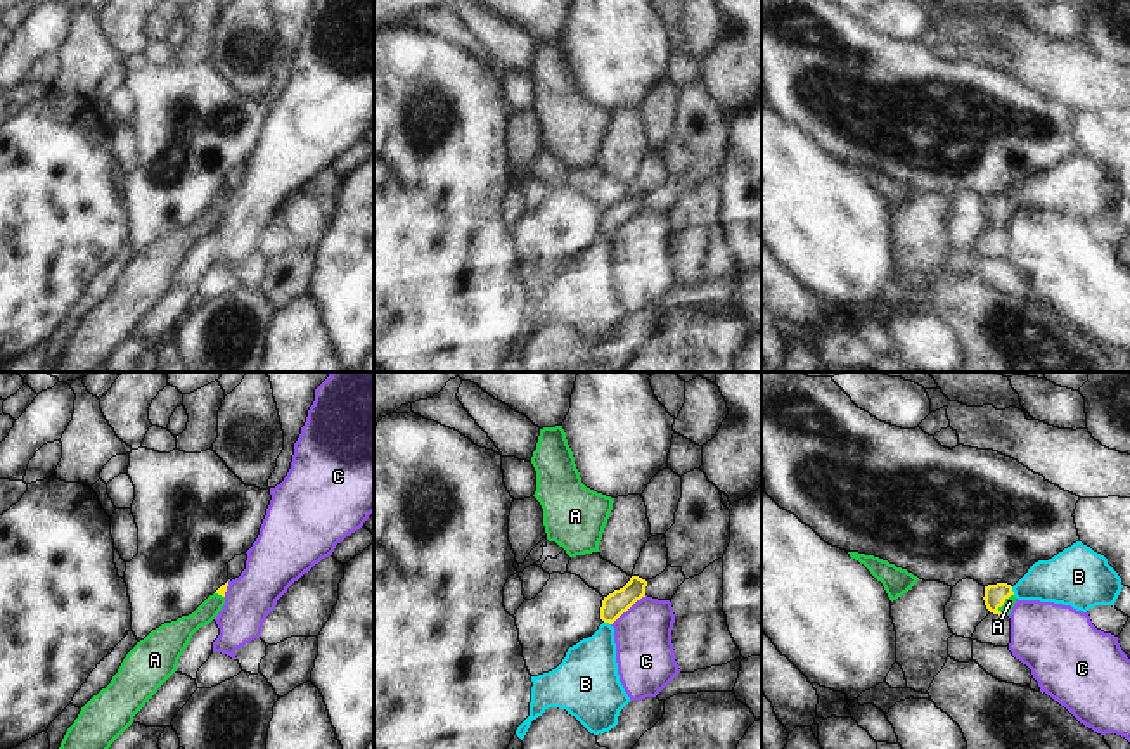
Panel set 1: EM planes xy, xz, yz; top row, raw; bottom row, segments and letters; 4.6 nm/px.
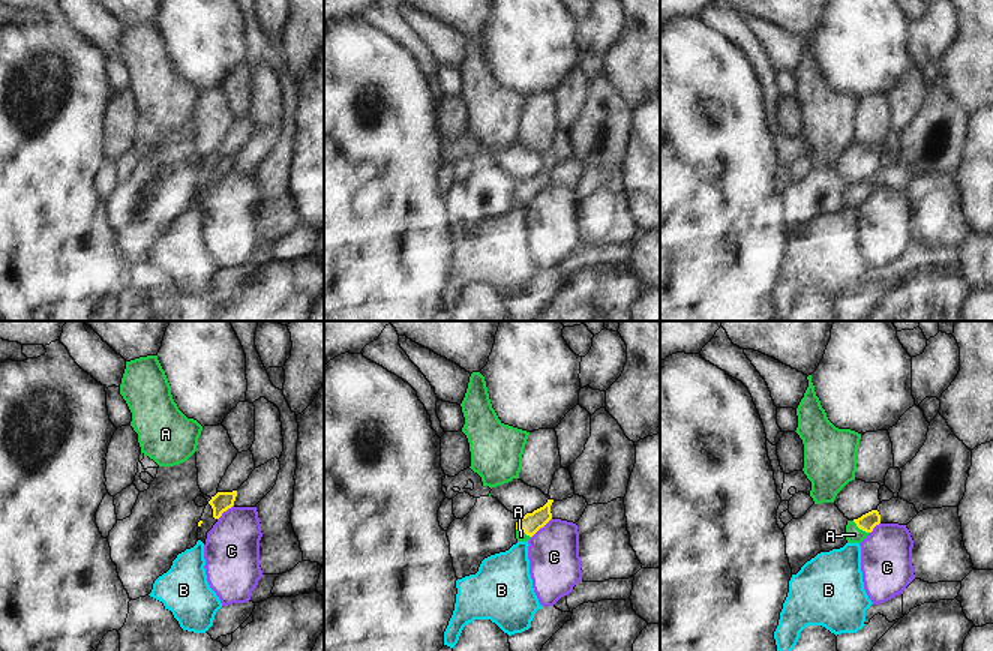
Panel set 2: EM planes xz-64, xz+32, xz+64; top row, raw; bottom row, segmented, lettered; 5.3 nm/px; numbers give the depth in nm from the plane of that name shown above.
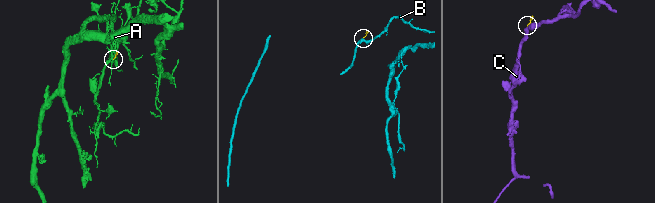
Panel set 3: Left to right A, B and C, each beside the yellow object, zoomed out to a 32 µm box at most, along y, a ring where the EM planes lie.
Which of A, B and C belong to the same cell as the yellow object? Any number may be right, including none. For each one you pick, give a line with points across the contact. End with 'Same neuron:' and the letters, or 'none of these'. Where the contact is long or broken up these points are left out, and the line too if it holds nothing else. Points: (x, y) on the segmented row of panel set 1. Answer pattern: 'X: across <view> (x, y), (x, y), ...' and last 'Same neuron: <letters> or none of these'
A: across yz (995, 595), (1002, 604), (1009, 602)
Same neuron: A

